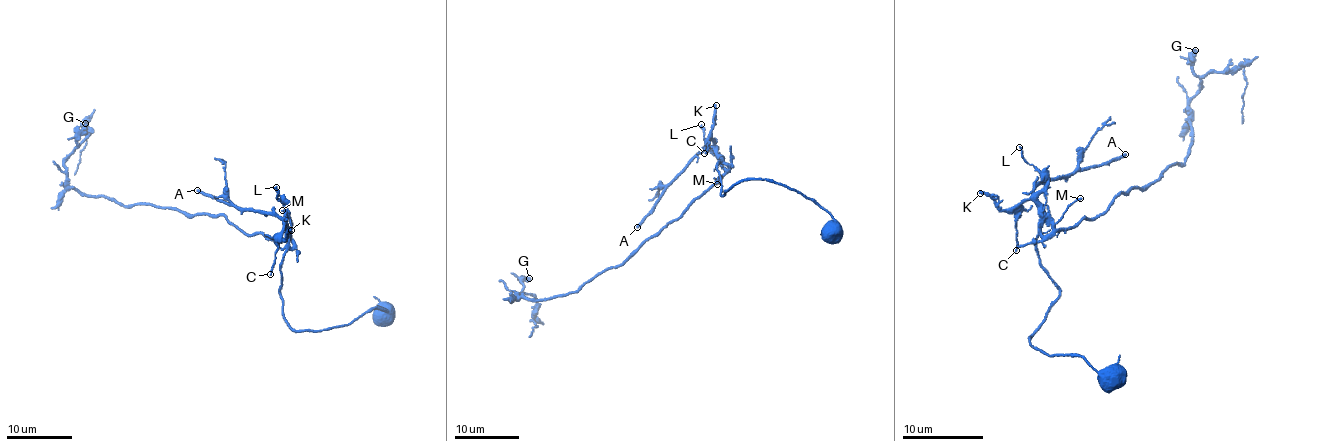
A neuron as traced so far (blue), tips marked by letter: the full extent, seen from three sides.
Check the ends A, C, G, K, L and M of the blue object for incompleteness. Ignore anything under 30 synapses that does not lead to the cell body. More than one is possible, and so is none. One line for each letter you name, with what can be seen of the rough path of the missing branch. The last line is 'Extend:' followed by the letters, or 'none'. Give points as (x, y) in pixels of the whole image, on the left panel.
A: (197, 190), (188, 184), (135, 174), (123, 161), (106, 156), (99, 139)
Extend: A

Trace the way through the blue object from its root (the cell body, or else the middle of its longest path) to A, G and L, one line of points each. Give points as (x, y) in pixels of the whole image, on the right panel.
A: (1106, 377), (1083, 356), (1051, 357), (1030, 344), (1059, 292), (1036, 248), (1033, 191), (1125, 154)
G: (1106, 377), (1083, 356), (1030, 344), (1059, 292), (1036, 238), (1099, 217), (1119, 193), (1184, 162), (1195, 50)
L: (1106, 377), (1083, 356), (1051, 357), (1030, 344), (1059, 286), (1036, 248), (1036, 194), (1046, 180), (1019, 147)

